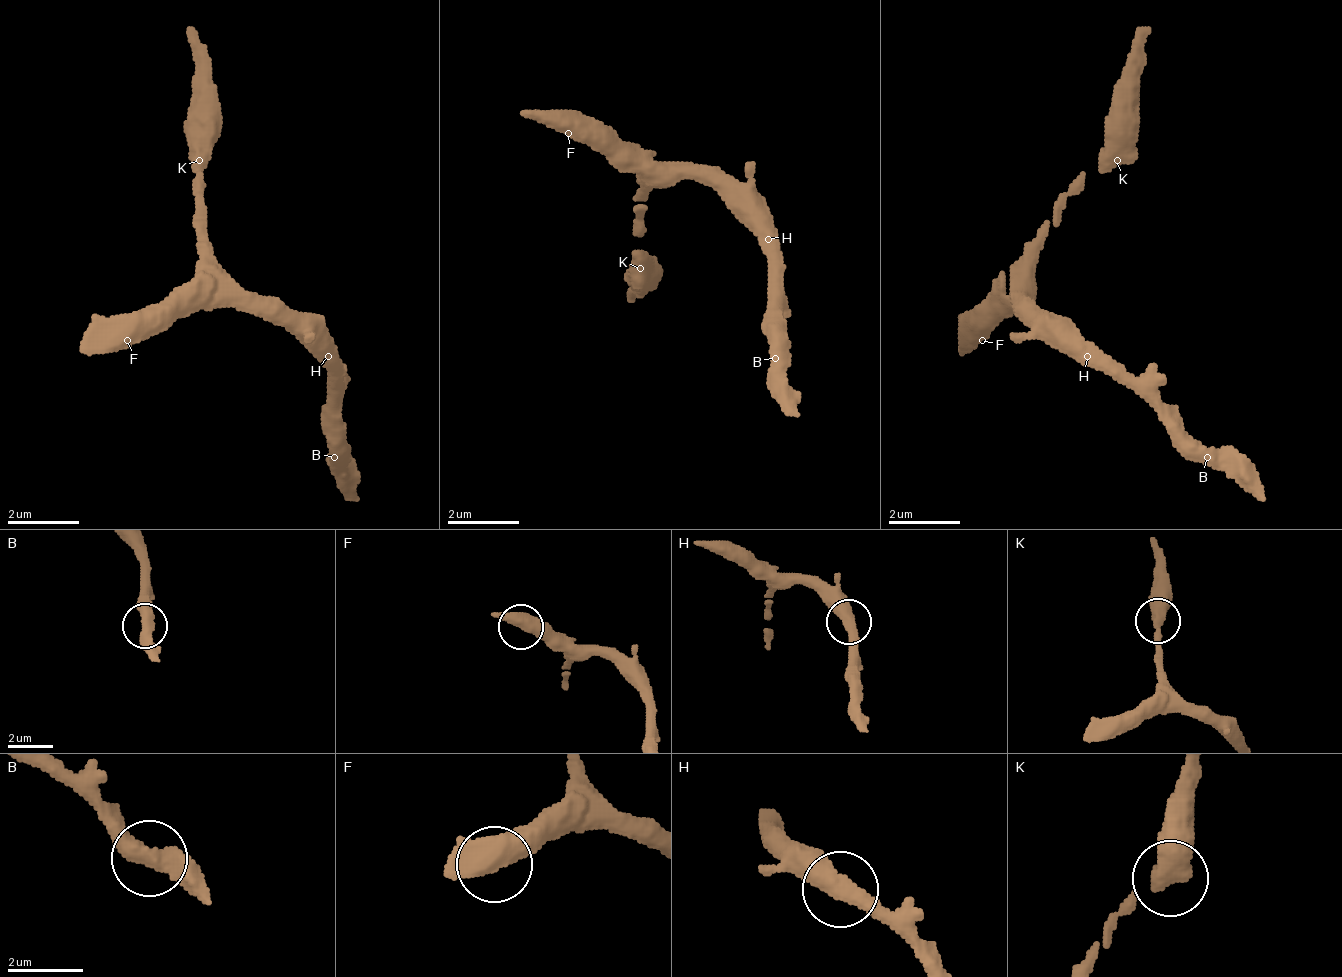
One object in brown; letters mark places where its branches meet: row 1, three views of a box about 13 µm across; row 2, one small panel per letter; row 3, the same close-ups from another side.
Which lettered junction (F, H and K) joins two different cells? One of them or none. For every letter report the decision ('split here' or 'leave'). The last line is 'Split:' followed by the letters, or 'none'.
F: leave
H: leave
K: leave
Split: none

